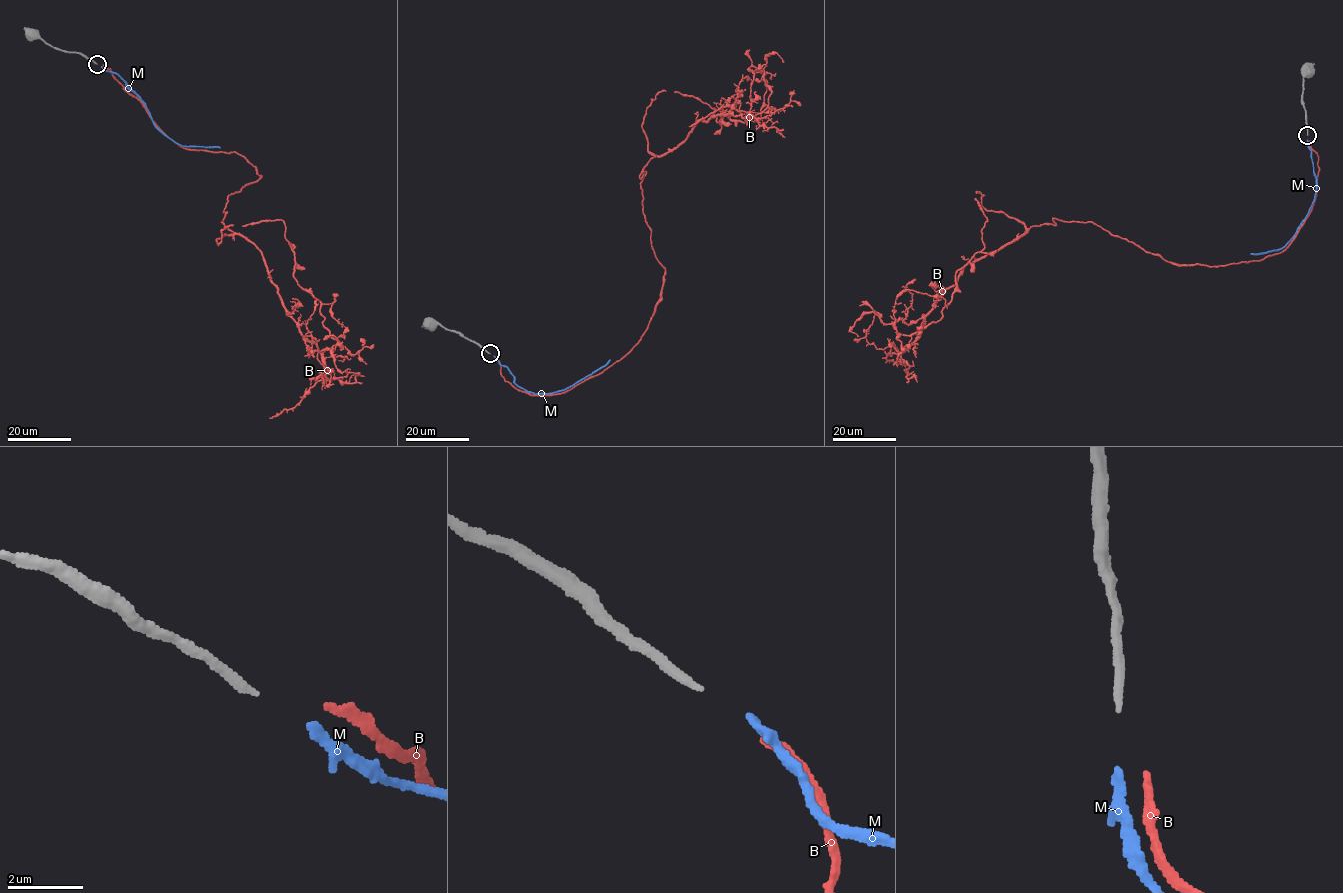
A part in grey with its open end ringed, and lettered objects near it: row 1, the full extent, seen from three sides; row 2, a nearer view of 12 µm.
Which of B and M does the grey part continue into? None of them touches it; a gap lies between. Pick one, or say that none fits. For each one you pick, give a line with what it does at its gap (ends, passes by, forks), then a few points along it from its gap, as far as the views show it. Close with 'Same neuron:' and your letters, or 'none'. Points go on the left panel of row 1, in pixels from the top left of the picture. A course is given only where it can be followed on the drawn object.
M: it ends there; it runs (101, 66), (117, 74), (142, 100), (157, 128), (172, 140), (183, 146), (220, 147)
Same neuron: M

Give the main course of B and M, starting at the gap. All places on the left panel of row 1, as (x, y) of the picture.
B: (102, 65), (168, 138), (255, 167), (221, 223), (323, 385), (342, 344), (285, 225), (242, 226)
M: (101, 66), (117, 74), (142, 100), (157, 128), (172, 140), (183, 146), (220, 147)

